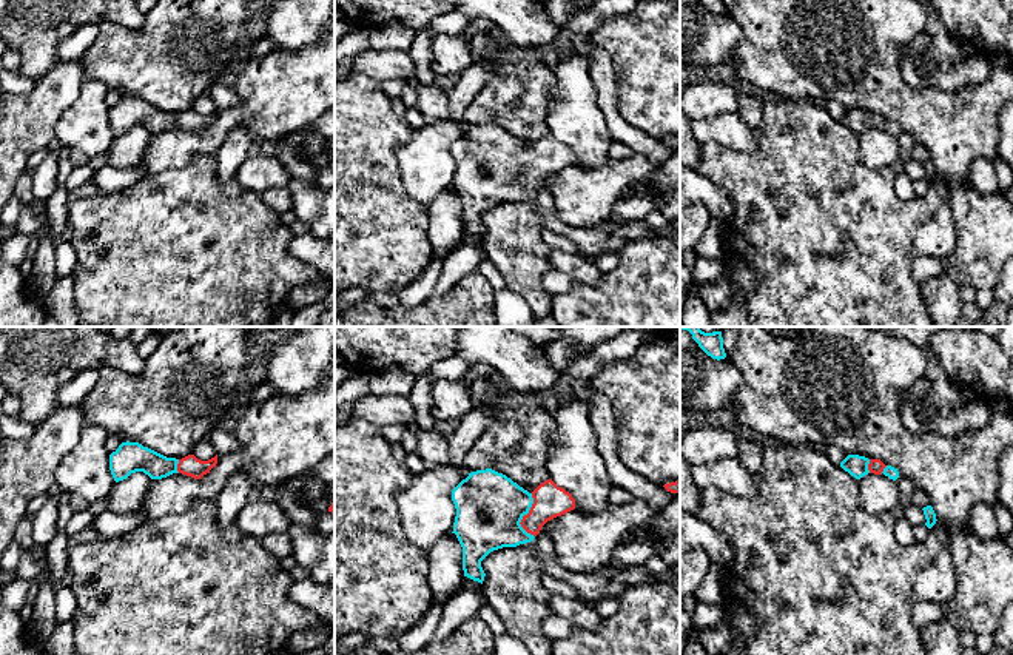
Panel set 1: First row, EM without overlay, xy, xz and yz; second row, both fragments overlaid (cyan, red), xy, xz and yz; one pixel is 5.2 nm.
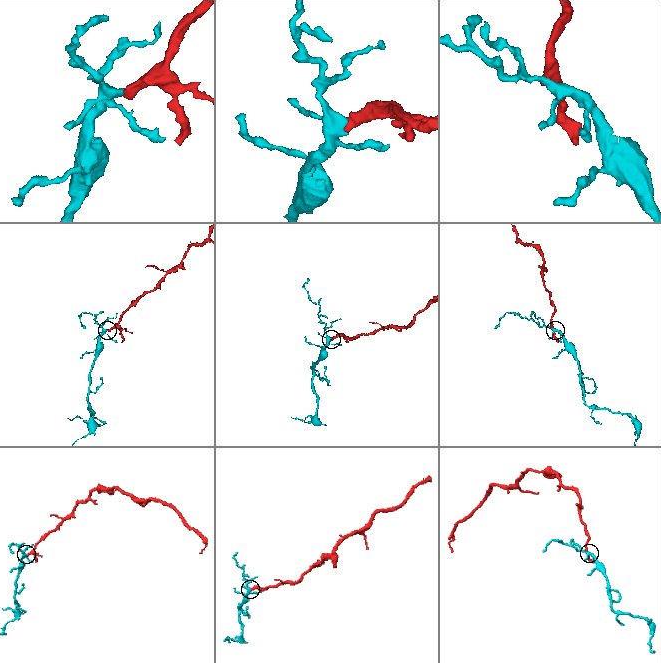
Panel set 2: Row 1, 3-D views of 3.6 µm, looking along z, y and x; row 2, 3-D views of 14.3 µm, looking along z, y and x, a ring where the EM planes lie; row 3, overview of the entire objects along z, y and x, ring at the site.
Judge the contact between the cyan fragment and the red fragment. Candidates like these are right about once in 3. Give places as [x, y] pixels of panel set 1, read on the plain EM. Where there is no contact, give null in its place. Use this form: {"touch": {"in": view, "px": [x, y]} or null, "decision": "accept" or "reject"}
{"touch": {"in": "xz", "px": [523, 170]}, "decision": "accept"}

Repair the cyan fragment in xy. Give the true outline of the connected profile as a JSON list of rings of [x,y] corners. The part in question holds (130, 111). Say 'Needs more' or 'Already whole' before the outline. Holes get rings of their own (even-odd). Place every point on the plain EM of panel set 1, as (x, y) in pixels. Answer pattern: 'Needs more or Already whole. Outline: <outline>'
Needs more. Outline: [[[122,97],[109,109],[109,125],[116,137],[126,134],[131,128],[143,126],[151,134],[162,134],[173,128],[182,128],[200,134],[217,119],[217,109],[200,116],[194,109],[182,114],[167,113],[139,97]]]

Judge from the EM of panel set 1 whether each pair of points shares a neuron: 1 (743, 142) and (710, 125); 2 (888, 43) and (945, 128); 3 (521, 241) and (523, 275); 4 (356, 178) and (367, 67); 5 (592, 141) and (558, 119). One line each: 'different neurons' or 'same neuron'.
1: same neuron
2: same neuron
3: same neuron
4: different neurons
5: same neuron

